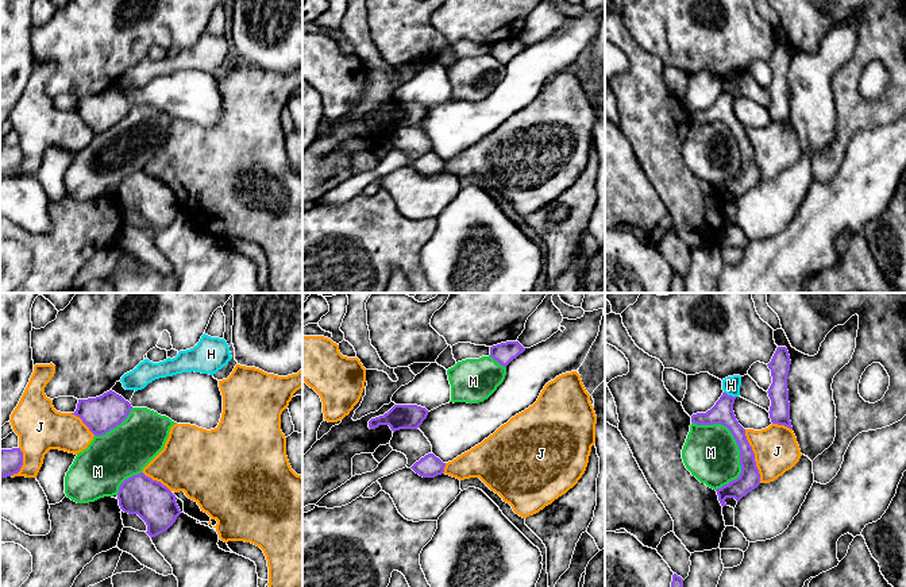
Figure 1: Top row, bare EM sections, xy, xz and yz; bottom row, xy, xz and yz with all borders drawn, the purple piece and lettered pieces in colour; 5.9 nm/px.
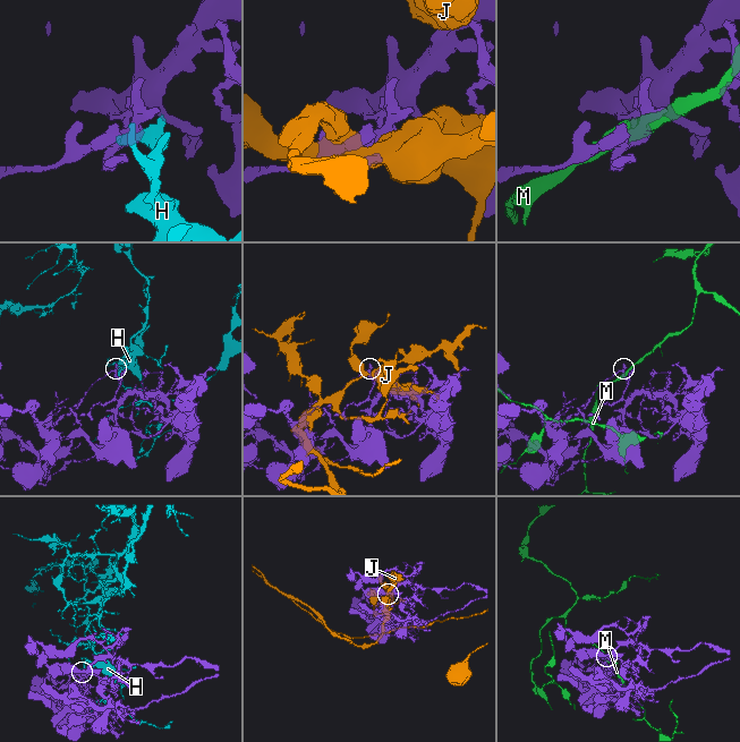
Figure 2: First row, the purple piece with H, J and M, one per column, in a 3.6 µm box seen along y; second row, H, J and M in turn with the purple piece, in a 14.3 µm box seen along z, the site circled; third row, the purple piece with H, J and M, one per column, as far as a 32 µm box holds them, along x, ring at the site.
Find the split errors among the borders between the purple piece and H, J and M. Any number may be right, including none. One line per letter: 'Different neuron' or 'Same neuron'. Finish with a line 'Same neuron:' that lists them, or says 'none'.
H: Different neuron
J: Different neuron
M: Different neuron
Same neuron: none

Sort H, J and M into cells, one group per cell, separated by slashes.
H / J / M

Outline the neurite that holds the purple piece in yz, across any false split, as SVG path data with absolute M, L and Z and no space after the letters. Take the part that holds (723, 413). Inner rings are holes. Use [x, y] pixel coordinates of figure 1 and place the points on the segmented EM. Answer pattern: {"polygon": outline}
{"polygon": "M722 393L710 410L691 416L691 422L697 425L721 424L726 426L739 445L741 466L740 476L716 490L722 507L726 506L726 498L735 498L739 502L760 484L760 474L756 467L755 453L747 440L745 429L739 424L733 412L735 399L736 397Z"}

